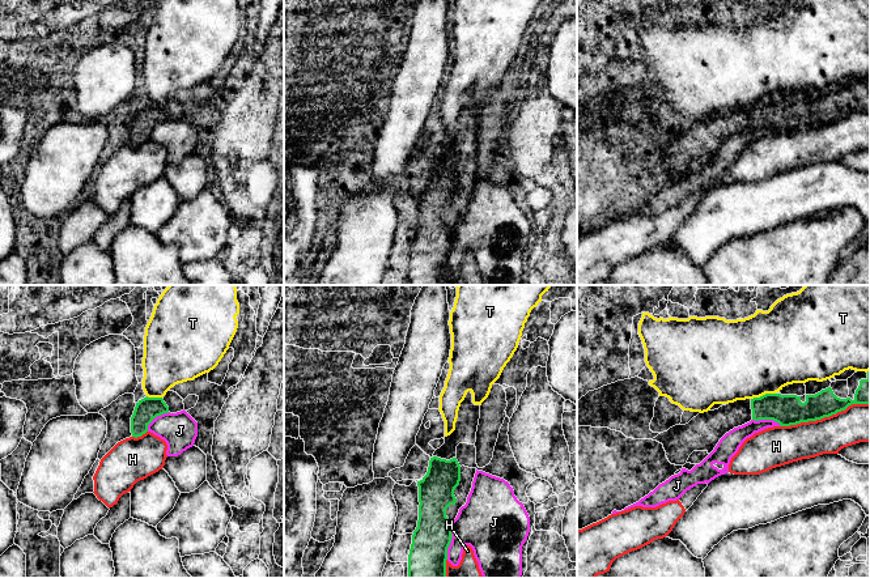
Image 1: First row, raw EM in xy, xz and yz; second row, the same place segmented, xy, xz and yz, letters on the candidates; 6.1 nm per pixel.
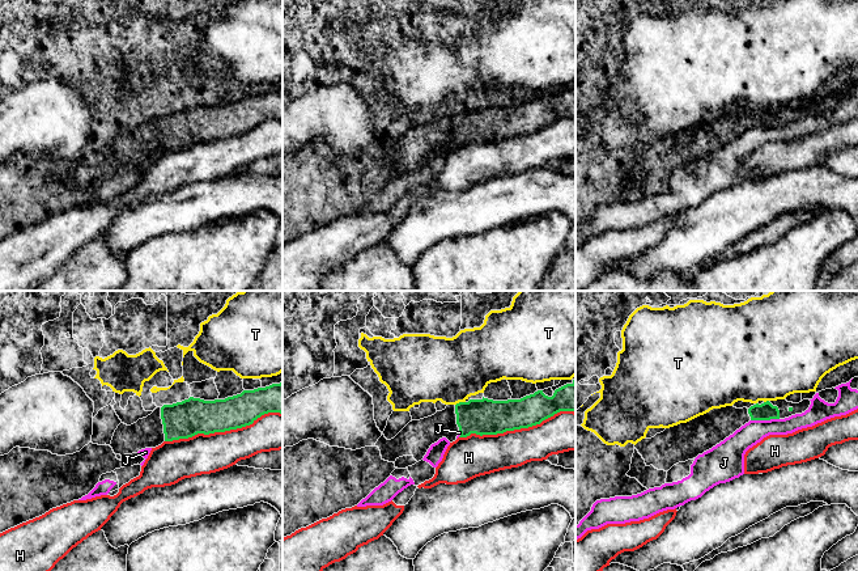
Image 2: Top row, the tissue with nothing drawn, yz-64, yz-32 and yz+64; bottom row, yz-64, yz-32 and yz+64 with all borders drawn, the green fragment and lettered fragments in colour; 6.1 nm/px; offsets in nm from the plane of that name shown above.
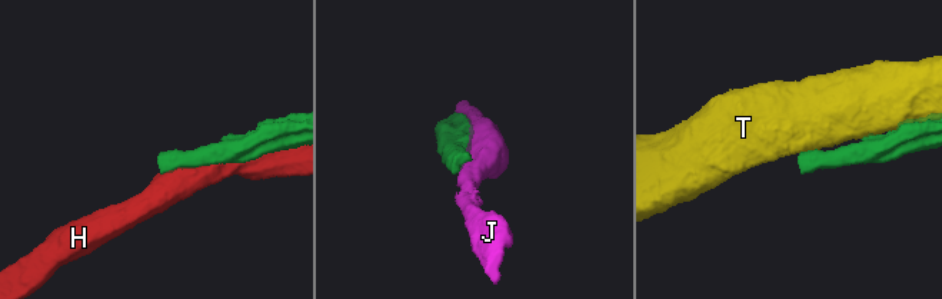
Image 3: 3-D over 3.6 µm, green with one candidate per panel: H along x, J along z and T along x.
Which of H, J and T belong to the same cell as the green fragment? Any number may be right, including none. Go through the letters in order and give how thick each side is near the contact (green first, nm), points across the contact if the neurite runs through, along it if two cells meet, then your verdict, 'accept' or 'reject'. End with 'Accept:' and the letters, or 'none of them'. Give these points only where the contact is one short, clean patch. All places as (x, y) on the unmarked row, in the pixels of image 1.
H: calibres 190 and 240 nm; reject
J: calibres 240 and 360 nm; reject
T: calibres 190 and 480 nm; reject
Accept: none of them

